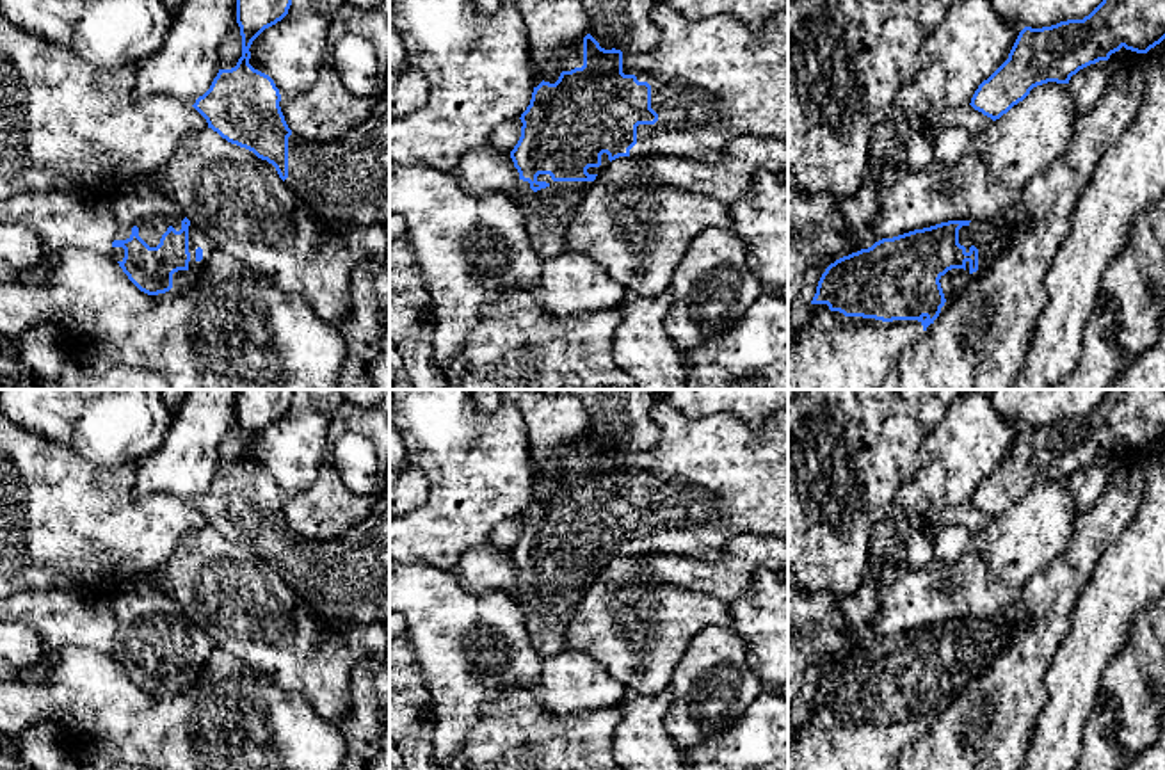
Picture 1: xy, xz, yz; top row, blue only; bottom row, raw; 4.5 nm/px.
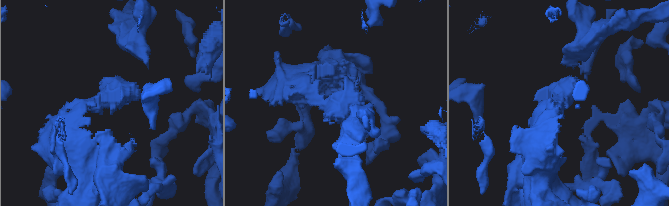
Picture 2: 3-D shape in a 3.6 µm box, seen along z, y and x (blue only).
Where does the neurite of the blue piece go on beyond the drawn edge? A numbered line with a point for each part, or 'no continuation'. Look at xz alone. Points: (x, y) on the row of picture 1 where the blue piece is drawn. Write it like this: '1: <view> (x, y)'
1: xz (712, 80)
2: xz (545, 212)

